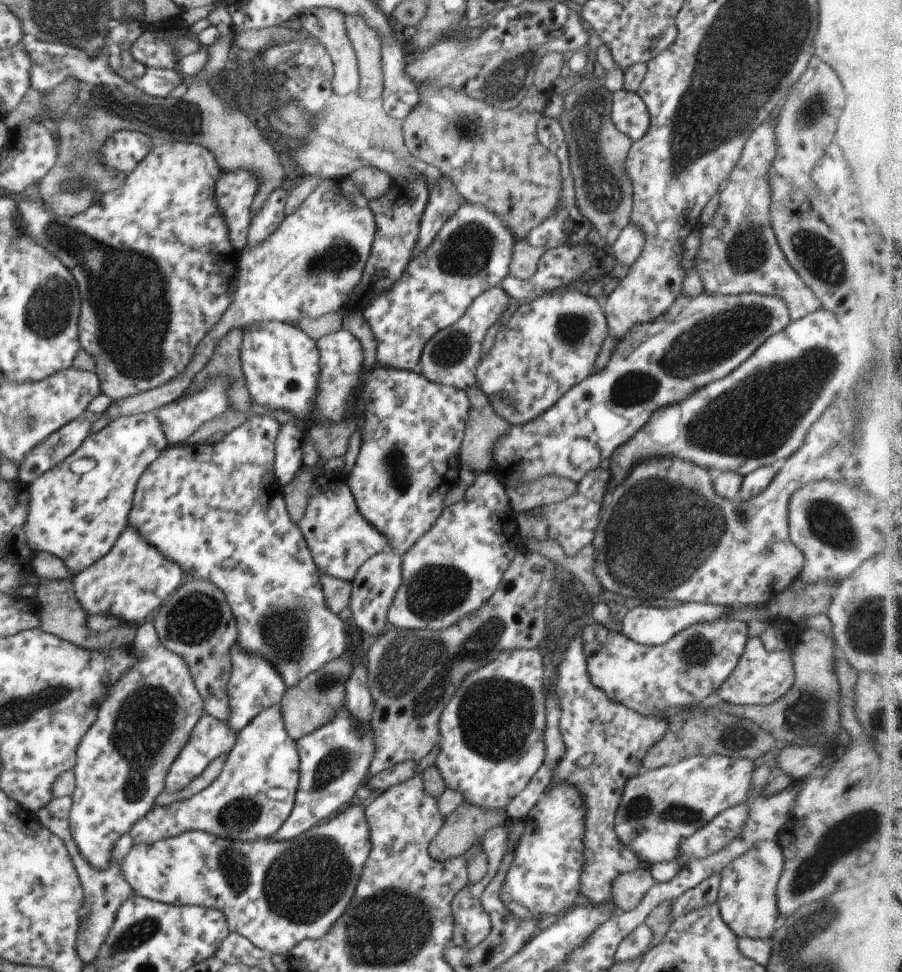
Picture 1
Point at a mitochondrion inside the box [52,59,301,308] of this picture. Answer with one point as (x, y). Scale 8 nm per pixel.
(184, 117)

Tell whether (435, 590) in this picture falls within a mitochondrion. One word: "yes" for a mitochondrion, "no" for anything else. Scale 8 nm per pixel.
yes

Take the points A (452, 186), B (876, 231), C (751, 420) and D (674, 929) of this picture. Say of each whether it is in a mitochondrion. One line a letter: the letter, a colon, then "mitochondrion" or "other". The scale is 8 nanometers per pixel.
A: other
B: other
C: mitochondrion
D: other

